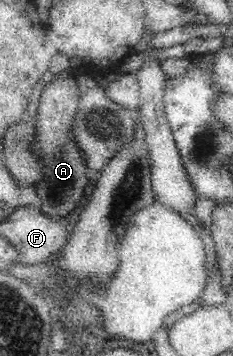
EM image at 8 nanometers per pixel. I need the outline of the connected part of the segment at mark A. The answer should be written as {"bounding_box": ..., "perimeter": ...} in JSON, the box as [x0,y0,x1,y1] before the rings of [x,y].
{"bounding_box":[30,72,89,218],"perimeter":[[[65,72],[60,77],[53,77],[52,83],[44,88],[38,102],[34,120],[35,138],[30,143],[30,151],[40,164],[40,177],[34,182],[34,187],[41,204],[39,210],[51,218],[69,216],[75,210],[75,204],[81,202],[85,188],[89,186],[85,155],[83,149],[77,146],[73,130],[79,94],[76,80]]]}

